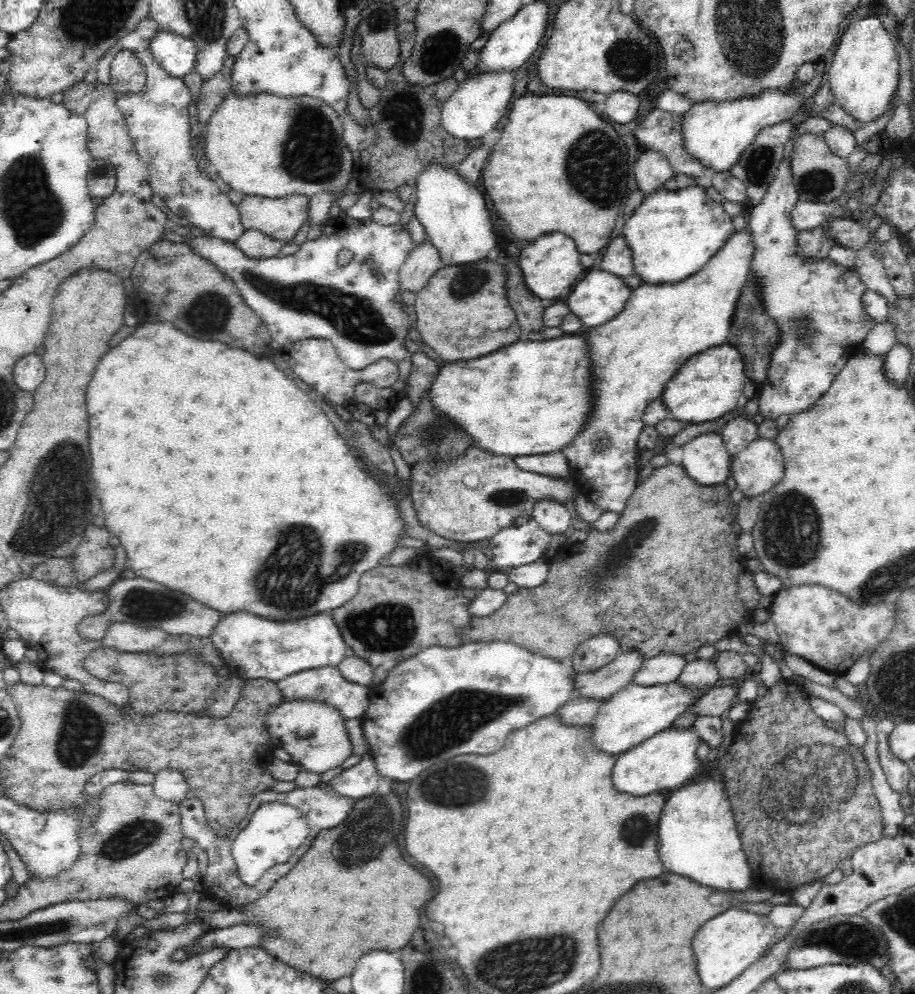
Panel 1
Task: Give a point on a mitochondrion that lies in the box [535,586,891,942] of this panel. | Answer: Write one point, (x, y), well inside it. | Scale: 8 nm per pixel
(803, 783)

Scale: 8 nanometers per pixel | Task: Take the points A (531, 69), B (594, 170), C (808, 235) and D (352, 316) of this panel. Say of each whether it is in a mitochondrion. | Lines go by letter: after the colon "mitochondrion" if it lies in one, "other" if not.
A: other
B: mitochondrion
C: other
D: mitochondrion

